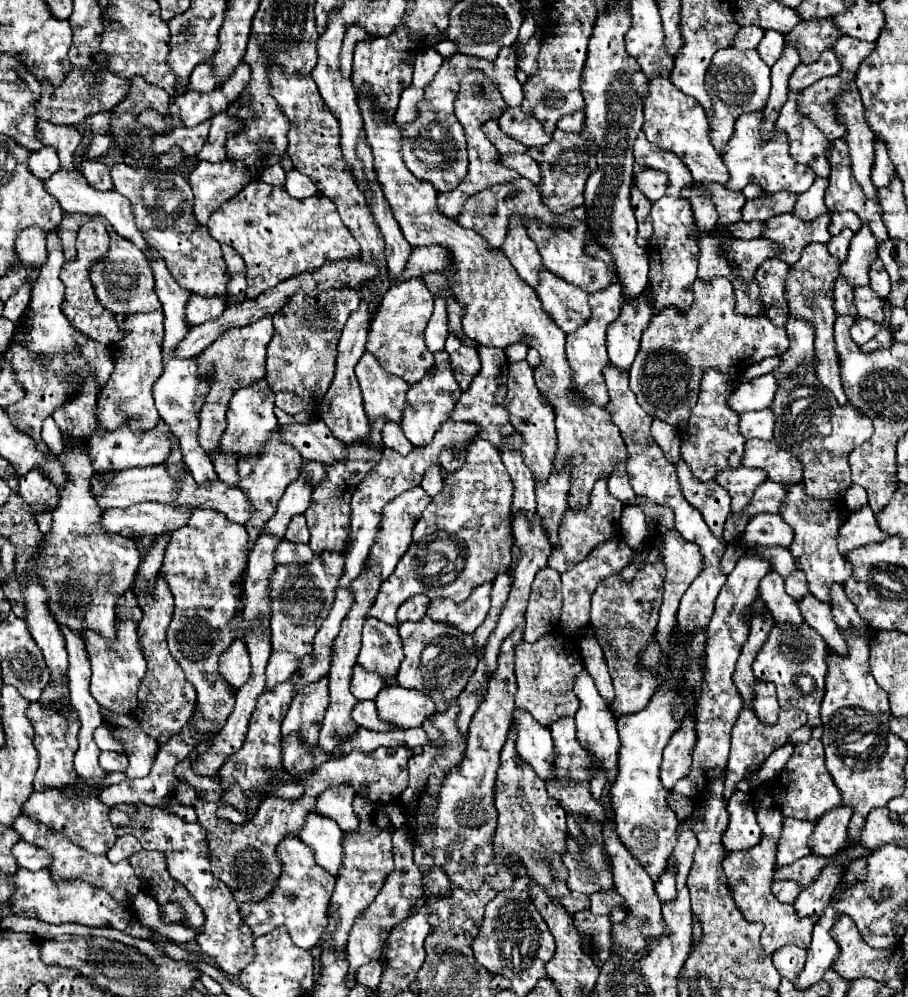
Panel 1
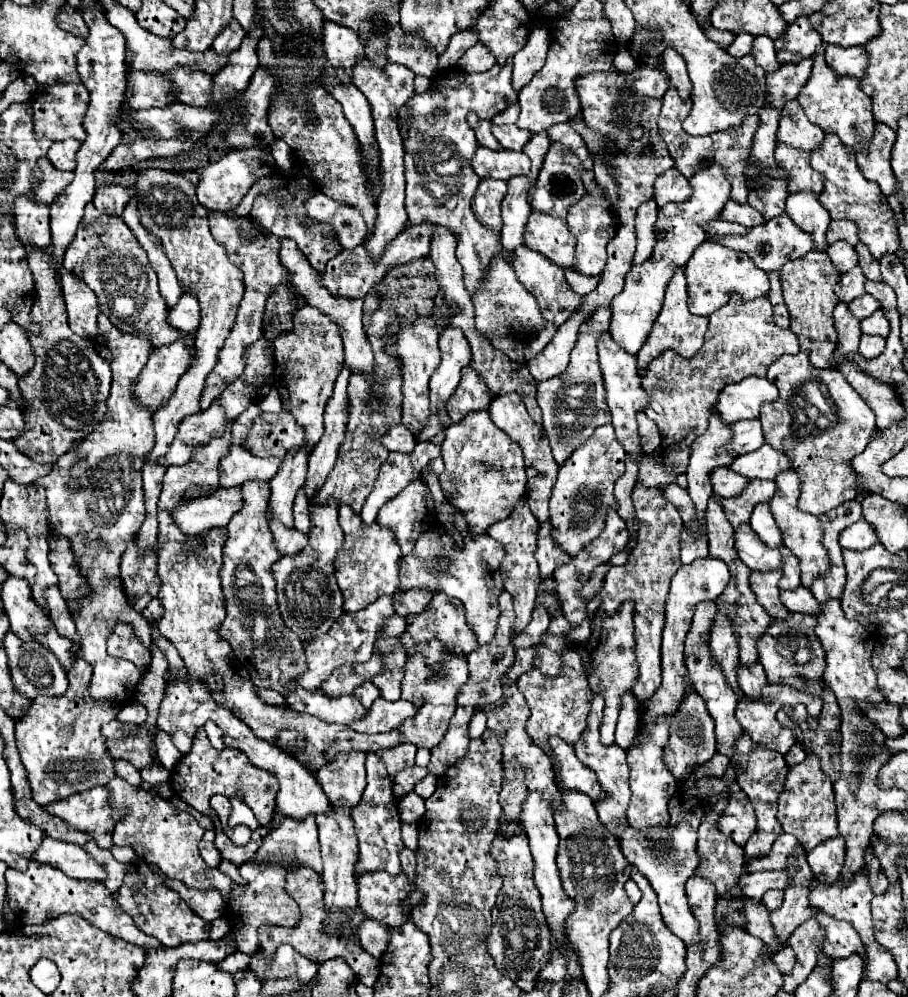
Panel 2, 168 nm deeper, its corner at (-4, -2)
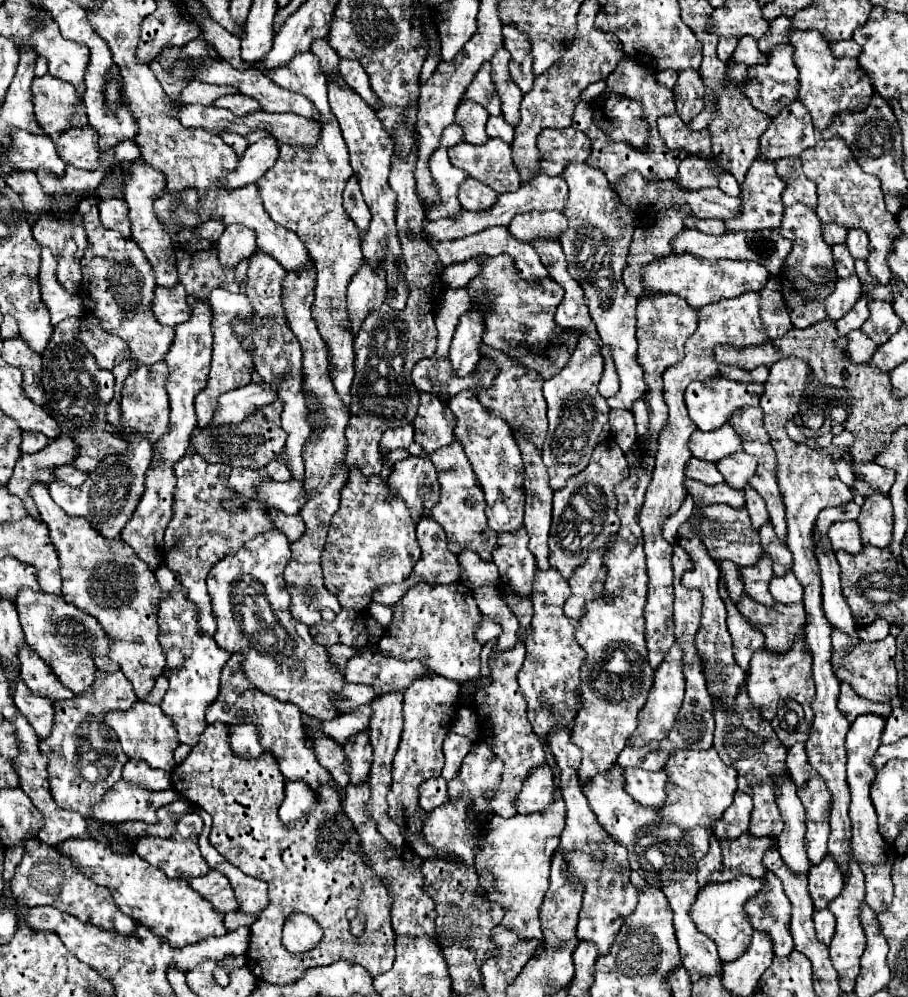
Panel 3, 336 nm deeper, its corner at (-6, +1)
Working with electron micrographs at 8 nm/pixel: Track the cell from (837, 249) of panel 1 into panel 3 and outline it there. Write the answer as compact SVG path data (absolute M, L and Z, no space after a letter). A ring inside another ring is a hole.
M833 245L833 259L839 277L849 277L855 273L855 259L847 251L847 245Z

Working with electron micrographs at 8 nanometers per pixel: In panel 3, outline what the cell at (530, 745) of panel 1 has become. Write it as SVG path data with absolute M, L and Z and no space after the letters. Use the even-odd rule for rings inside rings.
M713 747L707 751L675 751L671 753L665 771L671 775L671 783L667 783L667 803L659 811L639 807L639 803L623 791L623 769L619 769L619 775L595 775L587 783L581 783L581 787L599 823L613 839L617 839L617 843L627 847L631 869L637 871L649 885L659 887L665 893L673 911L683 967L691 981L695 981L719 971L721 959L715 943L695 927L689 913L699 893L699 887L695 887L697 863L709 851L713 823L733 803L737 771L735 767L725 765Z

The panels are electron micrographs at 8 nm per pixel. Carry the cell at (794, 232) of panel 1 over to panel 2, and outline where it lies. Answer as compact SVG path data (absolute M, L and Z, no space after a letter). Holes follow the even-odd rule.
M785 214L761 224L761 226L755 226L755 228L749 228L745 236L729 236L729 238L717 238L717 236L709 236L707 238L709 242L717 242L729 250L743 250L745 254L749 254L749 258L755 262L757 268L765 270L765 272L771 272L771 270L779 270L785 262L791 262L791 260L797 260L801 256L805 256L807 252L813 250L813 236L809 236L807 232L803 230L797 230L797 226L791 222L791 218L787 218Z

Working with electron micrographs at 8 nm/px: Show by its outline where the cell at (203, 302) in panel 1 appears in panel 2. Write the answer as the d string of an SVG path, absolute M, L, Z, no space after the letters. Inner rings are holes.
M183 294L177 302L177 306L173 306L169 310L169 324L183 334L195 332L199 328L199 320L201 320L199 302L191 294Z

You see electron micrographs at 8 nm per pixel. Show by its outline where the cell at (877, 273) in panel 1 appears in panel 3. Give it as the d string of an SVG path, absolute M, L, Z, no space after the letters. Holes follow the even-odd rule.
M851 229L849 235L847 235L847 243L845 243L851 251L851 255L855 259L863 259L867 261L869 257L869 239L867 239L867 233L865 231L859 231L859 229Z

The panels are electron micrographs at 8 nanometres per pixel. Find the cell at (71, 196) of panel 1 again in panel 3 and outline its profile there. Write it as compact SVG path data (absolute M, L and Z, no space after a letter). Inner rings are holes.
M15 131L5 155L21 171L47 169L57 177L63 177L65 173L65 163L59 159L53 141L47 135L41 137L27 131Z

